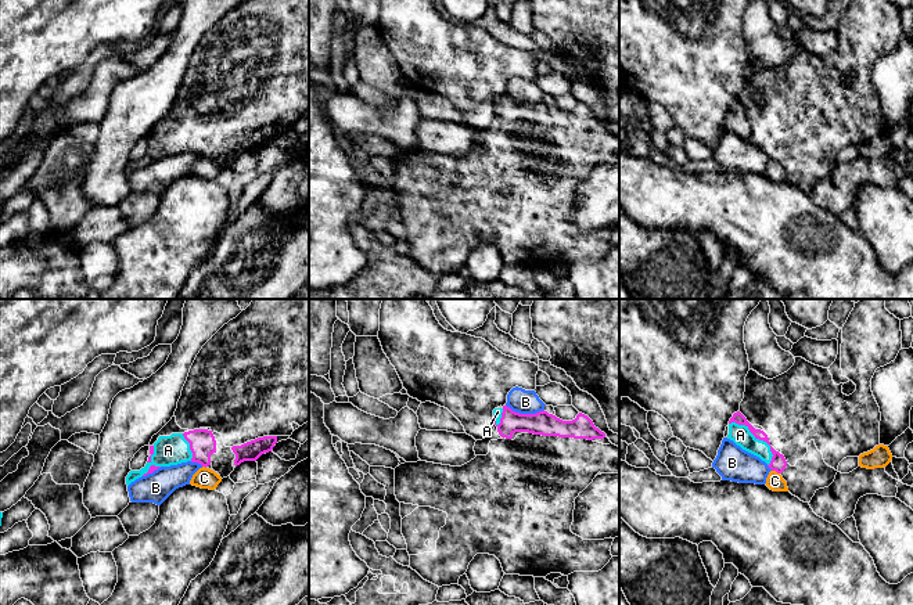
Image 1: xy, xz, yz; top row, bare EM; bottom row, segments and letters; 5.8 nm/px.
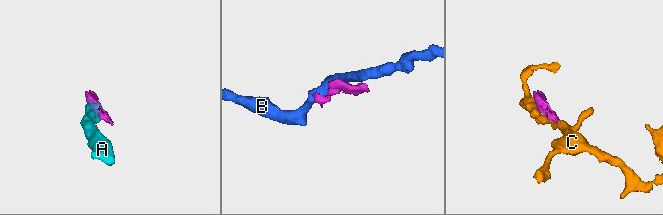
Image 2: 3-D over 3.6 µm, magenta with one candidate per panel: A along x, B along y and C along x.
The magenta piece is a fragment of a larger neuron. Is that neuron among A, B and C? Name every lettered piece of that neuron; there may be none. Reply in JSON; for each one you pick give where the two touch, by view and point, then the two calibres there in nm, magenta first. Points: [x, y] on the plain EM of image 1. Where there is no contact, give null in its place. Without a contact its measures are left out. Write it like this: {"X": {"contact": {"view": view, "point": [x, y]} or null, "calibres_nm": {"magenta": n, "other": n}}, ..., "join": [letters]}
{"A": {"contact": {"view": "yz", "point": [759, 129]}, "calibres_nm": {"magenta": 90, "other": 110}}, "join": ["A"]}

